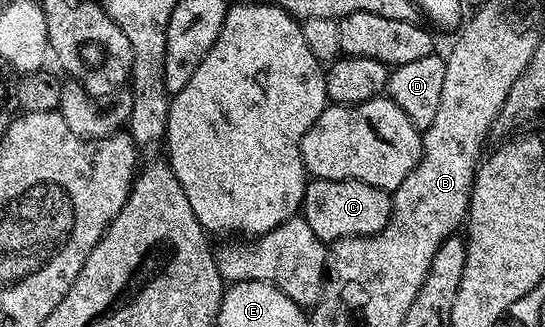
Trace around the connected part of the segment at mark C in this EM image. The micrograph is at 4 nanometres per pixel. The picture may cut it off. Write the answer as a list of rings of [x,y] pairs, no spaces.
[[[318,178],[309,181],[304,193],[302,216],[310,228],[314,228],[314,236],[326,244],[331,244],[343,238],[368,238],[372,234],[378,234],[386,228],[386,224],[392,215],[392,195],[382,188],[374,188],[370,184],[362,184],[358,180],[326,180]]]

